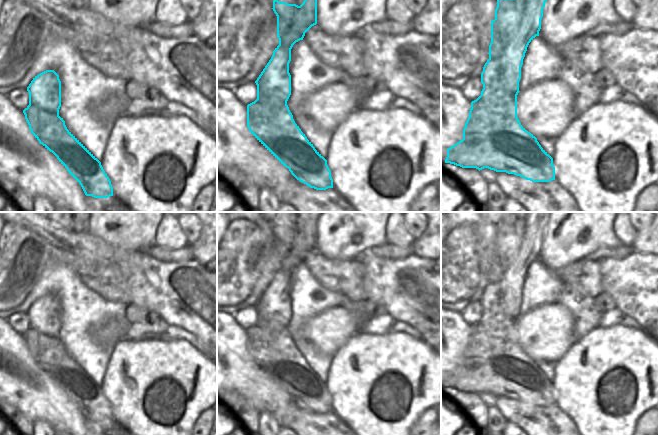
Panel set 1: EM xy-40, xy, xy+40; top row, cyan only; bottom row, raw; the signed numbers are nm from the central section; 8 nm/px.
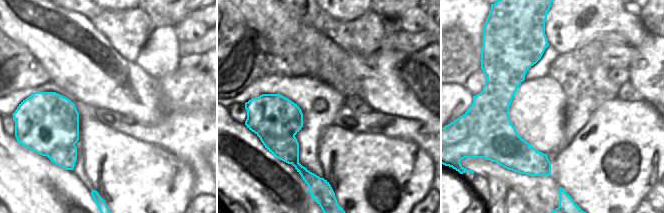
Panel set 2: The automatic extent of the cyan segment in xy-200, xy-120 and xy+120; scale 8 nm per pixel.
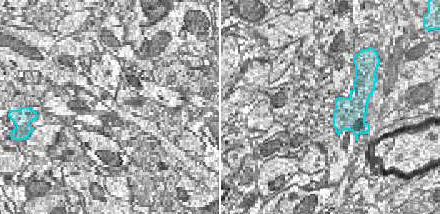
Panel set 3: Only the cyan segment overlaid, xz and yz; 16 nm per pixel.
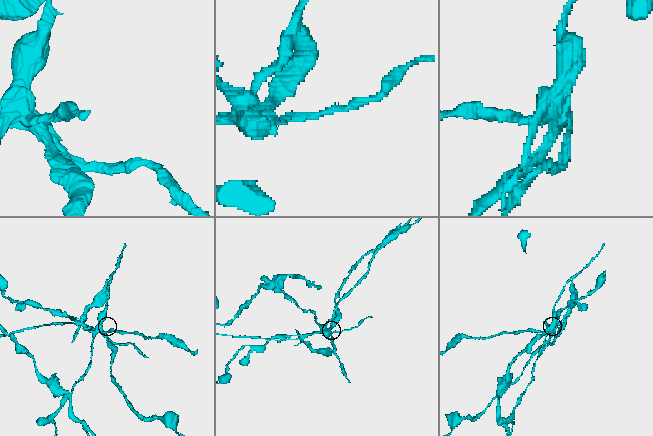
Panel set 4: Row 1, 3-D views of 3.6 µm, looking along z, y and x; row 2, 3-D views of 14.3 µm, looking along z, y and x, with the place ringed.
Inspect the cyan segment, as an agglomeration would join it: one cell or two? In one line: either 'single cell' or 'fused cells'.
fused cells

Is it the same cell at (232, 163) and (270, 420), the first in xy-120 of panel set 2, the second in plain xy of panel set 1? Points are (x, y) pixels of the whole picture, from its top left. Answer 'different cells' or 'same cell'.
different cells

